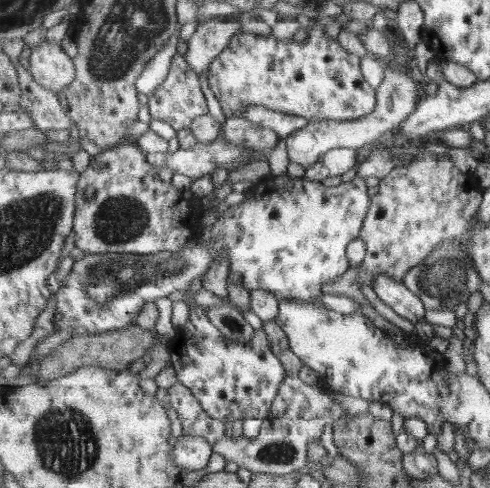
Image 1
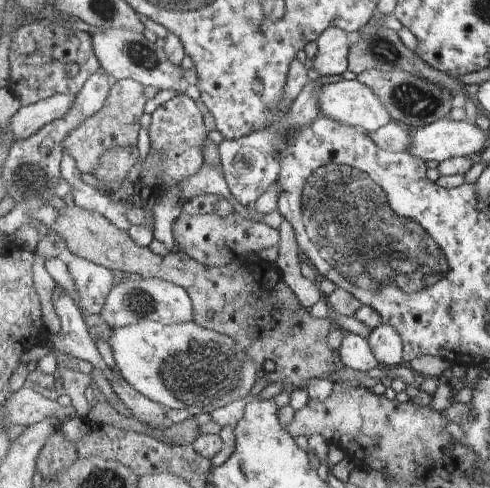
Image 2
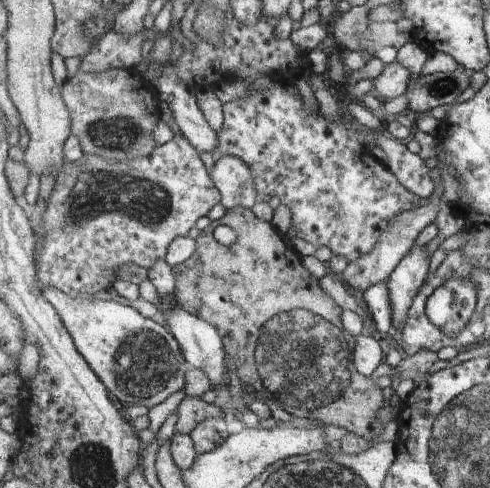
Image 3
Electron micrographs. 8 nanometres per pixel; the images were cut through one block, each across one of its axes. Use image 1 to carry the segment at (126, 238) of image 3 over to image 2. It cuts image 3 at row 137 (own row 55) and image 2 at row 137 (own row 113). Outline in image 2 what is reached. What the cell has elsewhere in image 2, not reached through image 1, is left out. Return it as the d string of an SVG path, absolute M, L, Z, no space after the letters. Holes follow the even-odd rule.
M188 95L170 96L153 112L153 124L149 130L151 147L163 154L163 174L157 178L157 186L164 190L171 184L179 184L185 178L196 175L204 166L203 144L209 136L203 114L195 100Z

